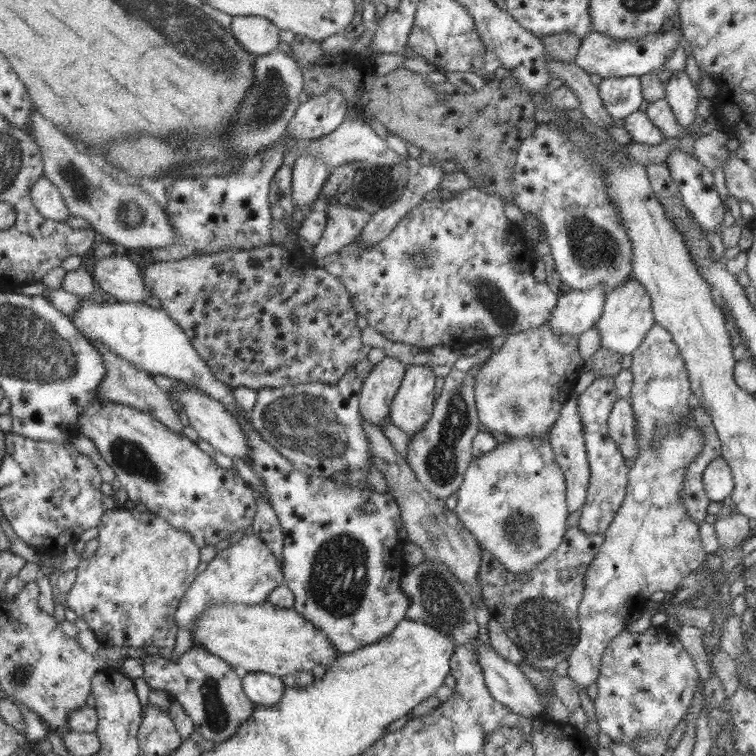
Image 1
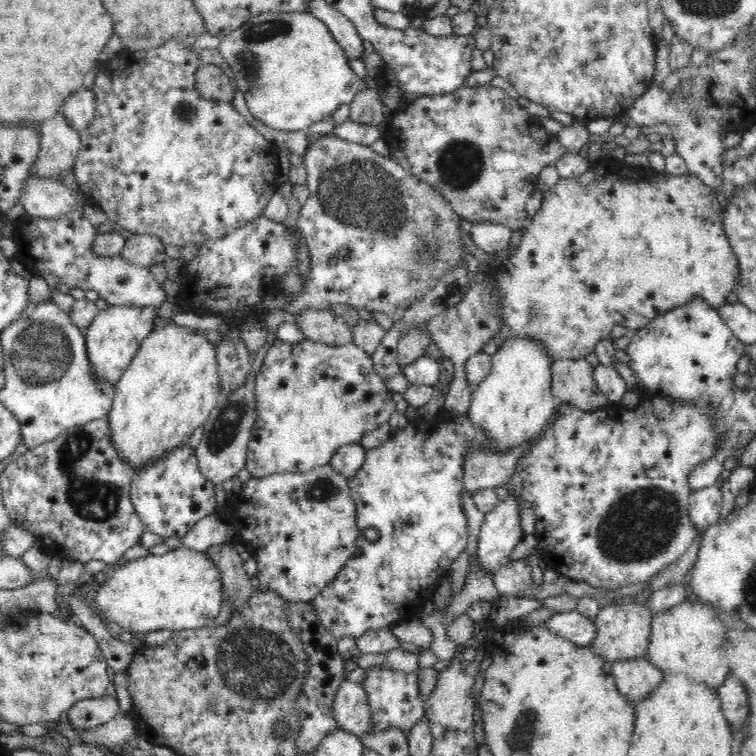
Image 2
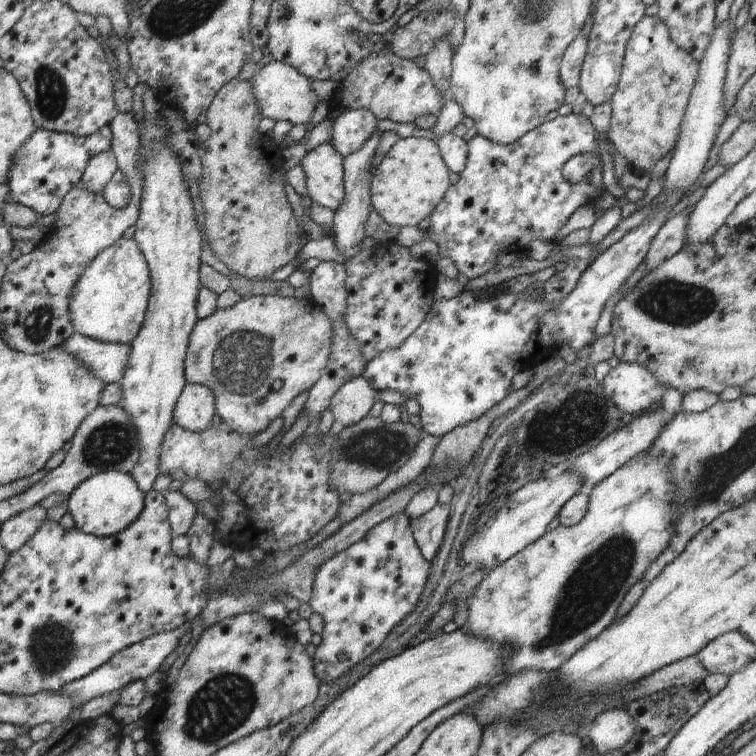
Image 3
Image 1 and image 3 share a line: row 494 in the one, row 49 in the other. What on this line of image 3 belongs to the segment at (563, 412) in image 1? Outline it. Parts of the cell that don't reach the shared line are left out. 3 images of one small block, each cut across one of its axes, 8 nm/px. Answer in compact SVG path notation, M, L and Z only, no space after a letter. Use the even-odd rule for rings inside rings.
M580 34L566 48L559 68L559 77L565 89L579 86L581 66L586 58L588 43L588 38Z

